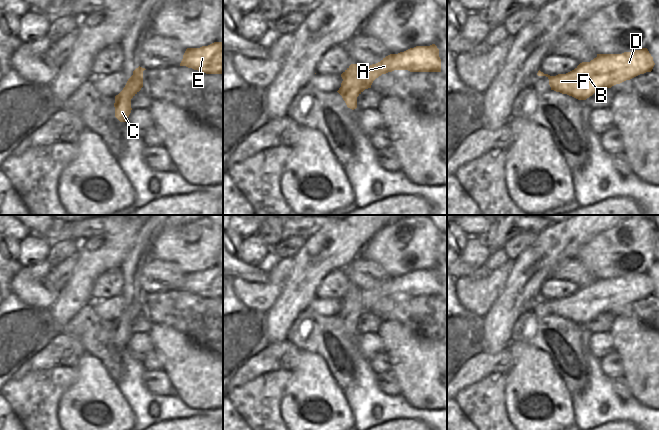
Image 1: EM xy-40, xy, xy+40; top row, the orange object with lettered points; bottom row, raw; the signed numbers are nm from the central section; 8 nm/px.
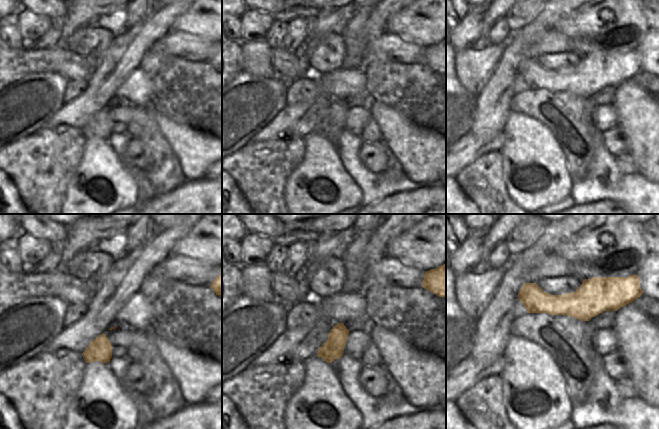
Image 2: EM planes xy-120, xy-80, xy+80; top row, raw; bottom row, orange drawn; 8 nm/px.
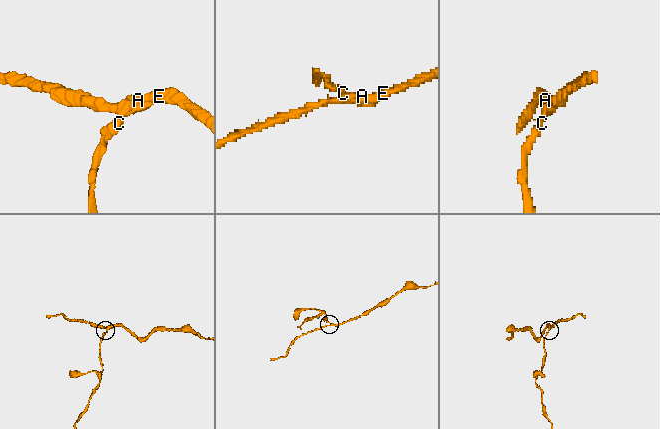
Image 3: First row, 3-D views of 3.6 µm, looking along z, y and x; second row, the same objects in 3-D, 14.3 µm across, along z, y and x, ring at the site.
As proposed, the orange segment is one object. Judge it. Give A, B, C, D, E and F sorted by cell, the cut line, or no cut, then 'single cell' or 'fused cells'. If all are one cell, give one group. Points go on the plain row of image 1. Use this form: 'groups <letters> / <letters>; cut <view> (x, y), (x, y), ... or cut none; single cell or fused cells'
groups A B D E F / C; cut xy+40 (592, 317), (585, 310), (578, 310), (571, 317), (567, 318); fused cells

